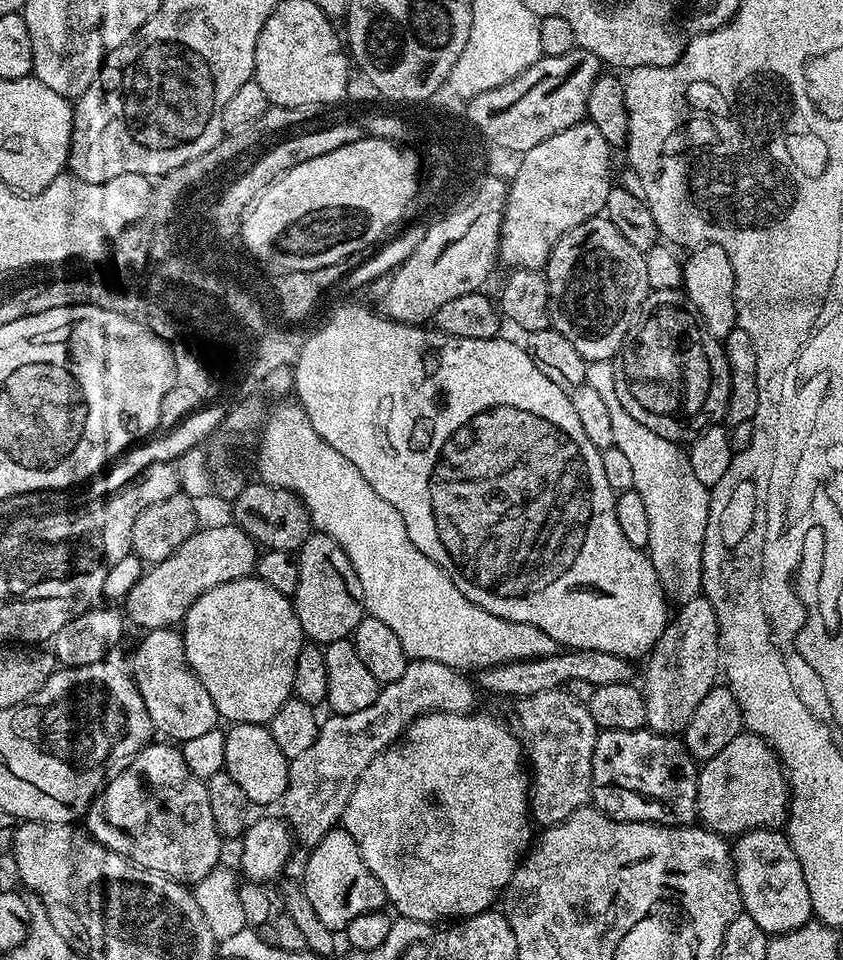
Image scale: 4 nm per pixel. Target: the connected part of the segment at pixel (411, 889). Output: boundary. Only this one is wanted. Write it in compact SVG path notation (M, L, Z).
M473 710L471 712L427 712L425 716L420 716L408 725L403 736L396 743L391 744L384 752L379 752L374 758L374 762L370 762L370 766L366 766L364 773L358 778L358 782L354 786L354 790L348 799L348 805L344 811L344 819L342 826L350 834L350 838L354 838L354 842L358 842L358 850L362 850L362 858L366 858L366 866L370 866L370 870L374 874L374 878L378 878L378 882L382 882L384 894L389 905L396 907L395 915L406 920L417 920L429 926L435 925L435 920L455 921L457 918L465 918L478 915L480 912L486 912L491 909L503 897L504 889L507 888L510 878L514 874L514 870L520 865L524 859L530 845L534 840L534 832L532 836L533 821L530 819L530 772L526 767L526 748L522 743L519 735L504 720L499 720L496 716L491 716L488 712L480 712L481 710Z

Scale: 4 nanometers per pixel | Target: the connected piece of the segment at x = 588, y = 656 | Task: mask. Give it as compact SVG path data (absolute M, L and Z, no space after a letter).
M578 648L562 650L544 659L516 660L514 663L496 664L494 667L481 669L477 673L476 682L483 691L486 689L494 694L523 698L565 687L574 678L585 679L596 687L631 683L635 679L634 668L631 661L622 659L621 656Z

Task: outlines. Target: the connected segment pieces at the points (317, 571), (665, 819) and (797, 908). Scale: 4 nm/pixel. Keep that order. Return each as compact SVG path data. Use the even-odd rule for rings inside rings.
M314 530L306 538L306 542L302 542L296 561L298 562L298 590L296 595L291 597L291 602L296 607L298 622L302 626L305 637L317 646L327 646L330 642L349 639L352 631L358 626L358 622L362 622L366 609L362 582L358 582L358 574L346 550L342 550L342 546L334 542L334 538L330 538L324 532Z
M646 726L638 730L603 730L594 742L591 803L615 820L637 820L643 824L692 826L697 823L698 764L679 735L663 736Z
M759 828L743 832L735 837L731 850L743 911L754 918L764 932L781 936L784 932L798 930L813 919L810 890L806 890L806 878L798 854L794 854L783 831Z

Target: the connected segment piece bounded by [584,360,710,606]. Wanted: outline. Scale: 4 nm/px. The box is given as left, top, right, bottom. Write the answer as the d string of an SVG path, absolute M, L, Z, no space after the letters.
M612 360L588 361L584 383L598 390L602 402L606 402L606 410L610 410L612 443L626 454L634 474L634 491L642 494L646 514L650 517L648 557L652 559L665 597L679 606L702 592L702 542L706 538L710 489L698 482L687 451L677 441L654 434L654 430L642 426L638 418L626 414L622 402L618 402L617 379L618 368Z

